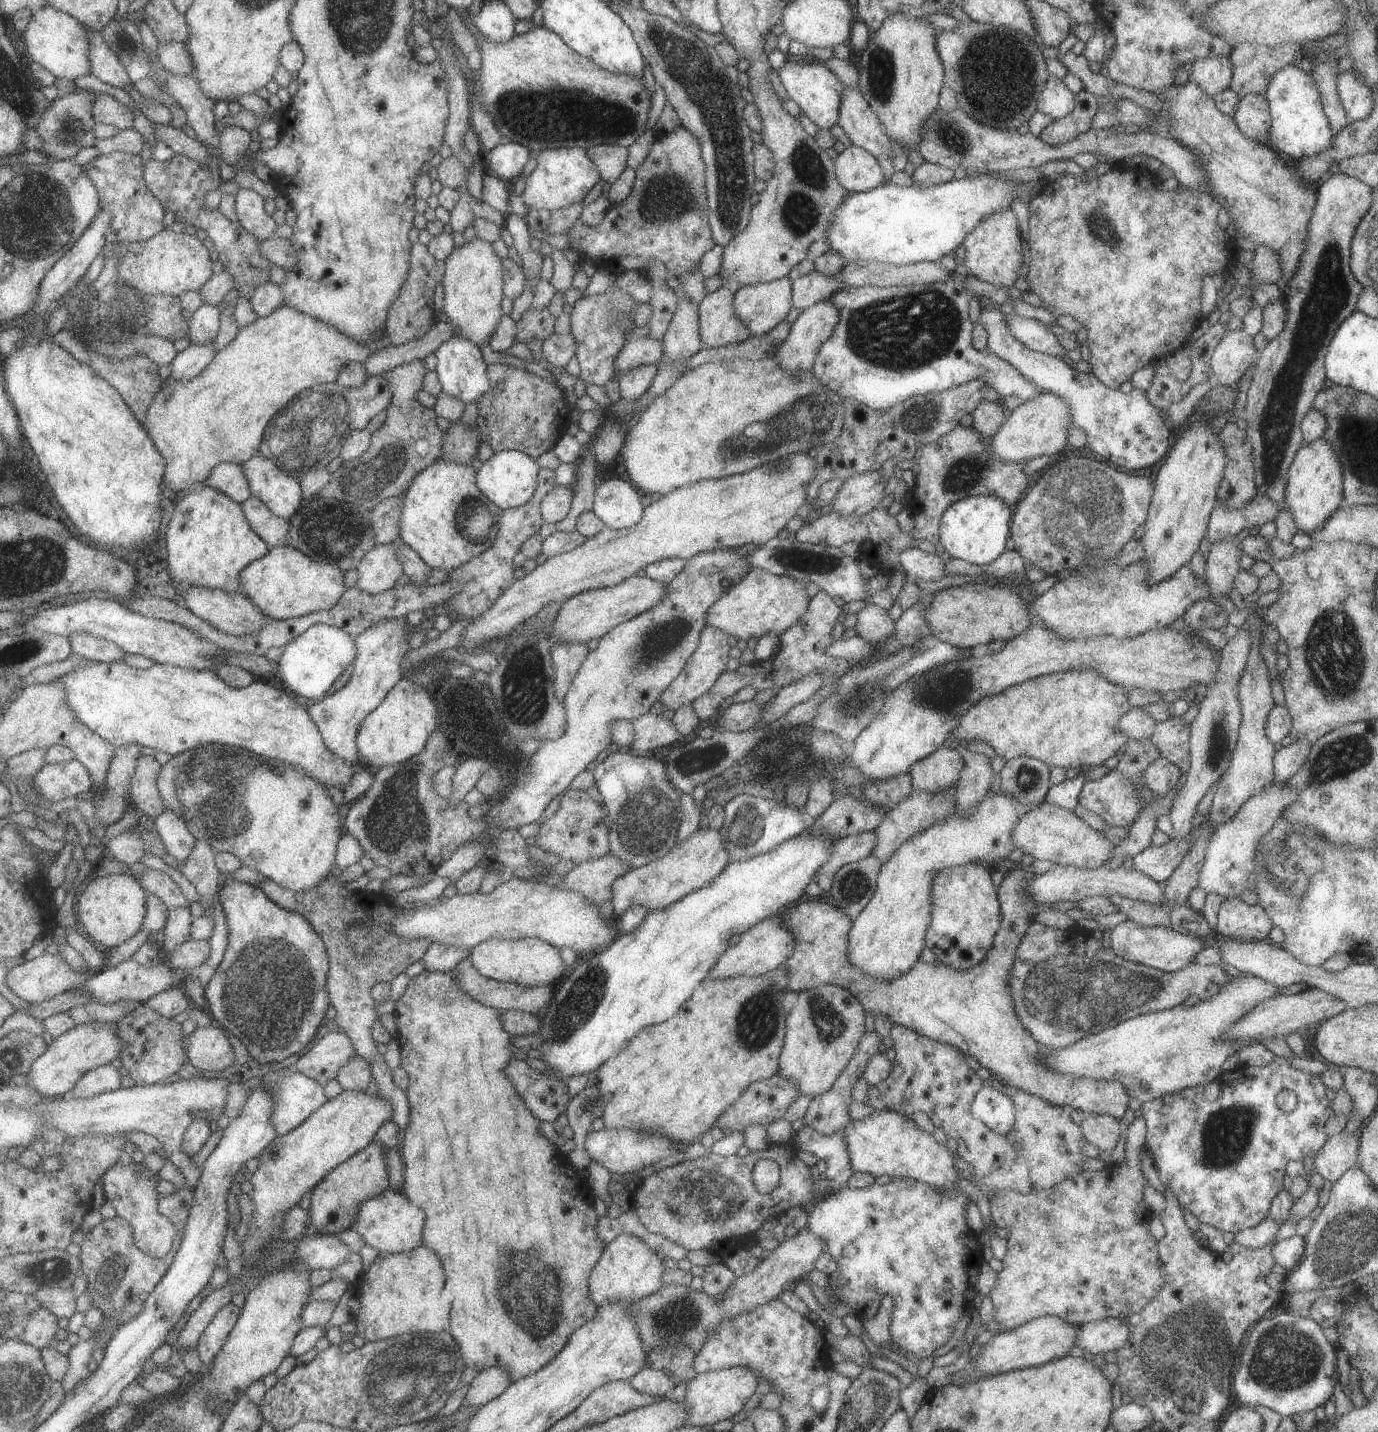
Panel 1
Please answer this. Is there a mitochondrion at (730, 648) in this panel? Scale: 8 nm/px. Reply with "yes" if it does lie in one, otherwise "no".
no

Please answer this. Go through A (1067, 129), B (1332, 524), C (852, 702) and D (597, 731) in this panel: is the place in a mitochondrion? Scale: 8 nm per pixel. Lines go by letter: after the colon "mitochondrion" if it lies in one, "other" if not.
A: other
B: other
C: mitochondrion
D: other

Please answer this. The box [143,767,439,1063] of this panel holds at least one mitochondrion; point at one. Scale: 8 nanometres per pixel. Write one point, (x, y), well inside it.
(267, 993)

